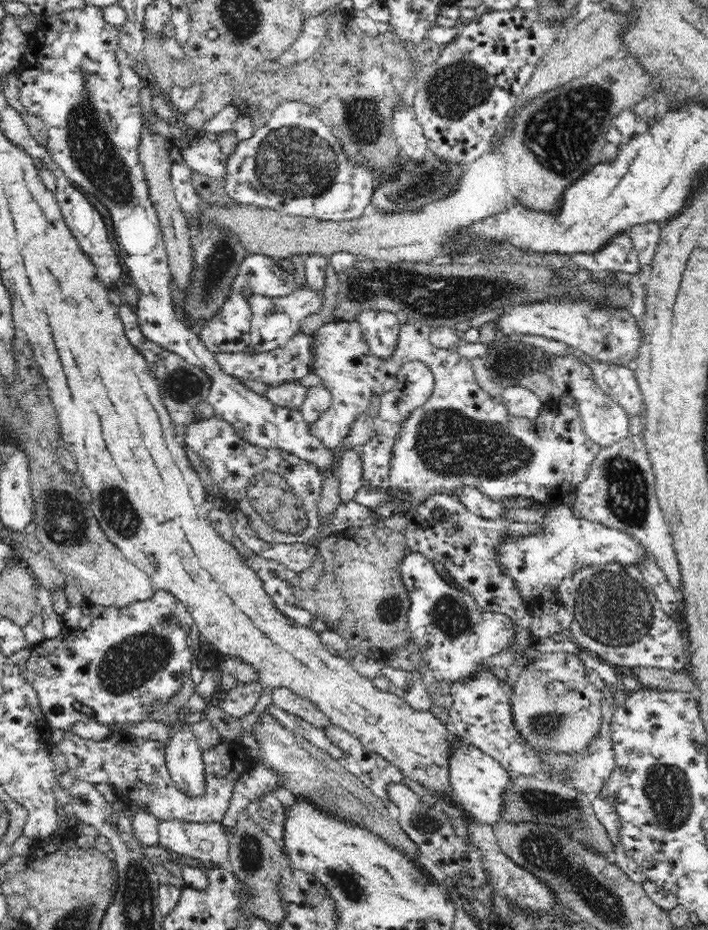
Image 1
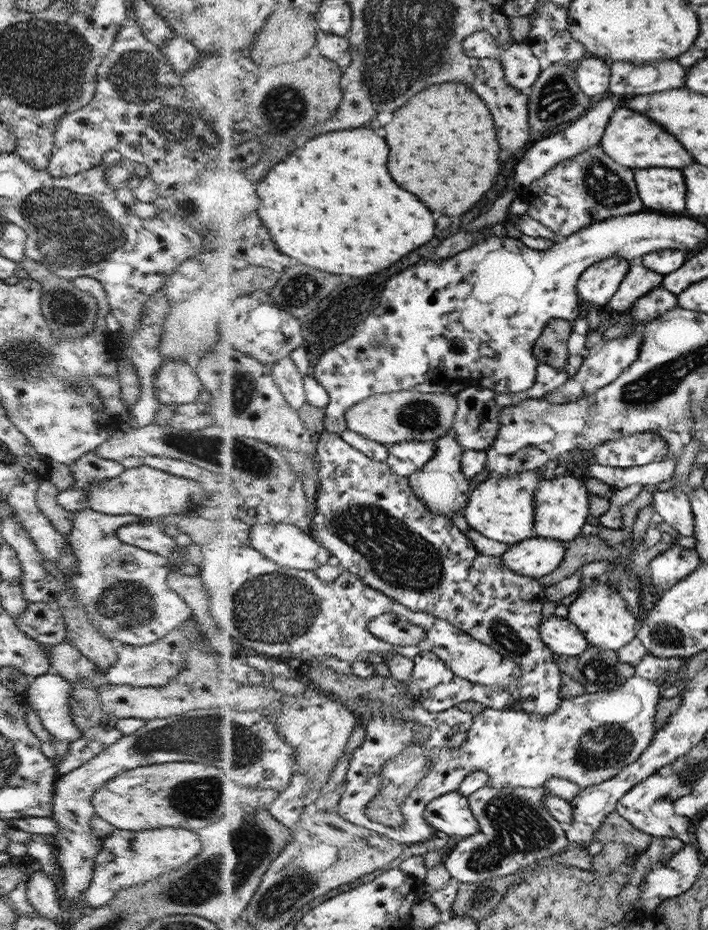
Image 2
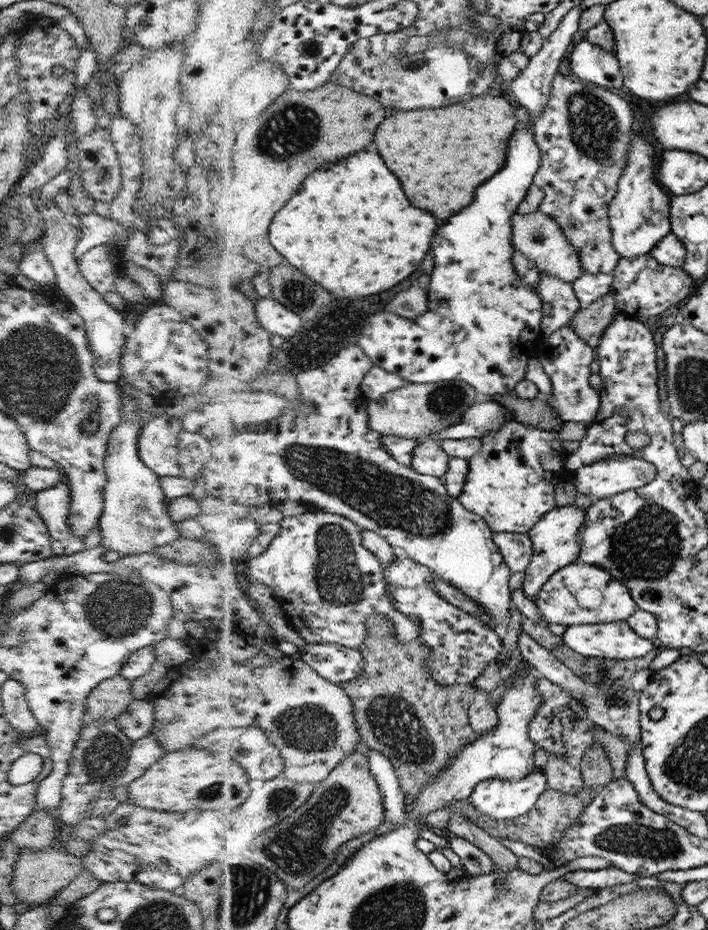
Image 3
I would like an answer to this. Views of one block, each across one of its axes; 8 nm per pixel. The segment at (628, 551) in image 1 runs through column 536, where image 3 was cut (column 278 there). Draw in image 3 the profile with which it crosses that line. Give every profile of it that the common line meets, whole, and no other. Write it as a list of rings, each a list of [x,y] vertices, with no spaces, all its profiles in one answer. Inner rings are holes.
[[[312,510],[308,514],[285,517],[282,532],[268,547],[268,550],[247,564],[245,574],[258,578],[274,588],[279,601],[287,612],[290,624],[308,643],[333,642],[360,649],[369,640],[370,629],[367,619],[375,614],[385,614],[395,622],[395,634],[401,644],[417,640],[422,634],[422,623],[409,614],[404,614],[395,606],[386,566],[366,548],[361,526],[342,514],[324,510]]]

